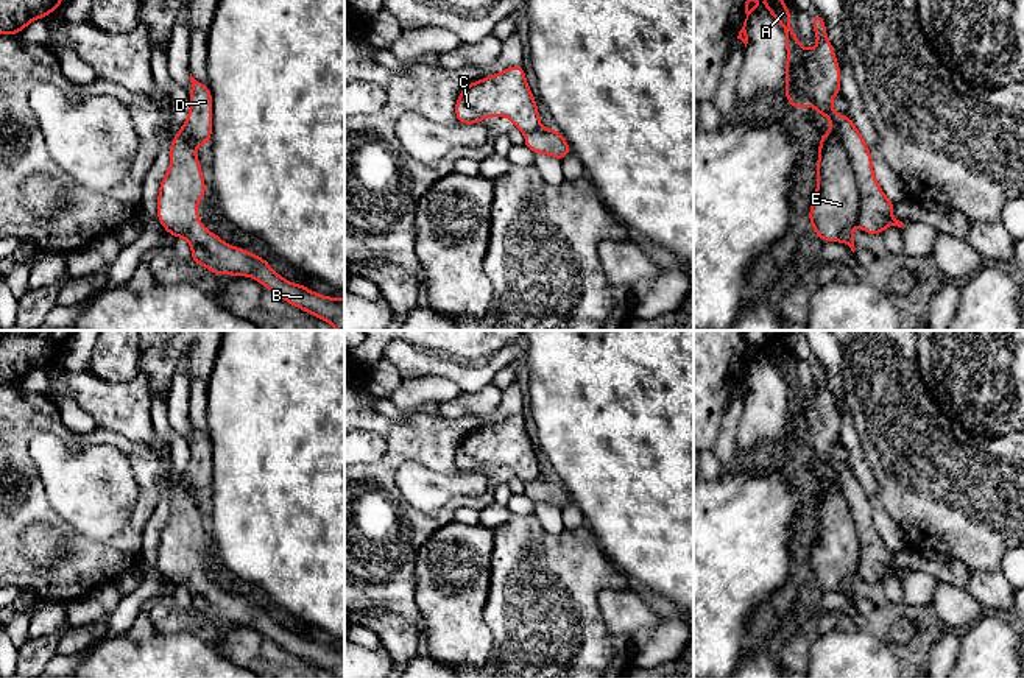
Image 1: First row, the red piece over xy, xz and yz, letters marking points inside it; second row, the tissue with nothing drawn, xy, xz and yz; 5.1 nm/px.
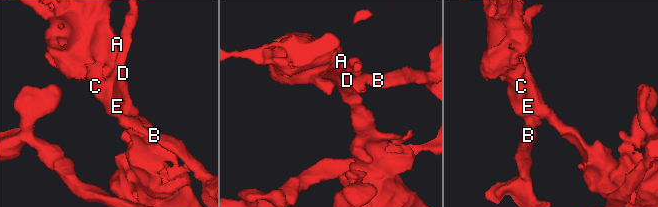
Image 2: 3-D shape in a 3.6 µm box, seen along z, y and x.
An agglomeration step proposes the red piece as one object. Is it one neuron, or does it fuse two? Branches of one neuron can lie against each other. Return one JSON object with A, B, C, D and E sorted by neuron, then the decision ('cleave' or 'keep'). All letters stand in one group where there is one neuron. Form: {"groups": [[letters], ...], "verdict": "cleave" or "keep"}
{"groups": [["A", "B", "C", "E"], ["D"]], "verdict": "cleave"}

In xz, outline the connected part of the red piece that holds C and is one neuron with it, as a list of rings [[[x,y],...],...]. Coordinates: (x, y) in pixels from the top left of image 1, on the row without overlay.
[[[522,415],[468,433],[455,452],[458,472],[480,472],[485,466],[508,466],[524,483],[541,478],[536,450]]]

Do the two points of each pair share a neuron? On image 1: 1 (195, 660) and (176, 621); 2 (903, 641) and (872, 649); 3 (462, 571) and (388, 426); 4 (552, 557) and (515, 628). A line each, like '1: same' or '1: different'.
1: different
2: different
3: different
4: same

